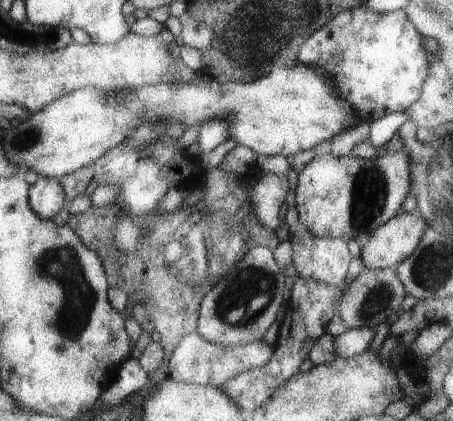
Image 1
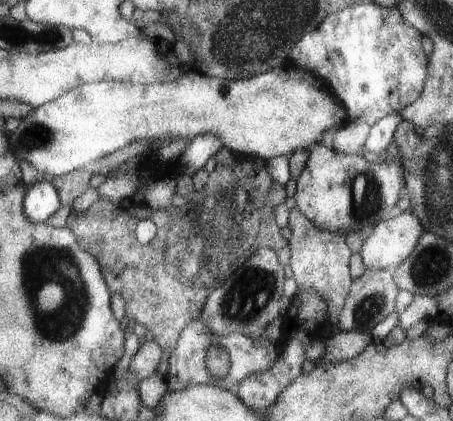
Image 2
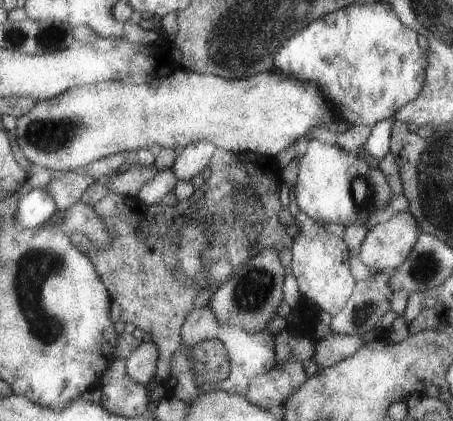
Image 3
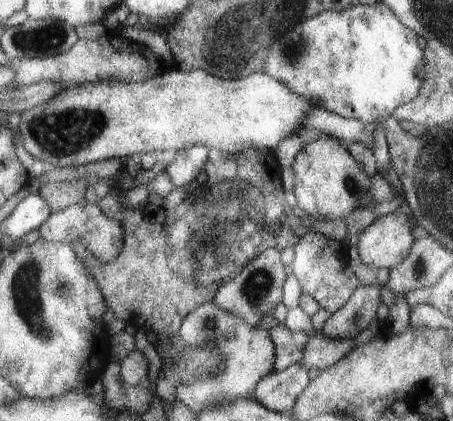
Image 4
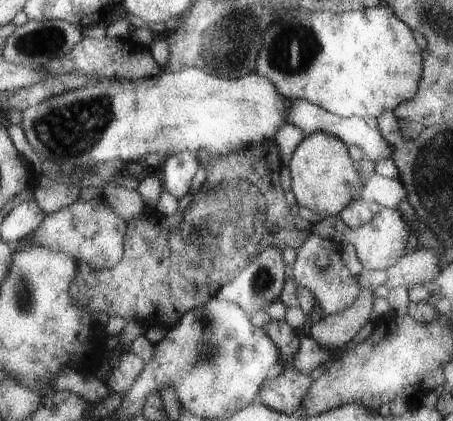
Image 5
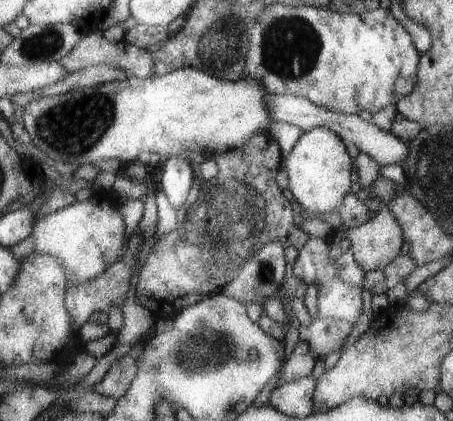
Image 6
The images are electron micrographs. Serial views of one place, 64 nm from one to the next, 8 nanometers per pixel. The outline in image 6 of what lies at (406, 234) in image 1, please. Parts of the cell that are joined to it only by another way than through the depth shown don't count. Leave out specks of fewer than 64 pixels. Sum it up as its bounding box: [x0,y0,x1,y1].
[348,206,402,272]

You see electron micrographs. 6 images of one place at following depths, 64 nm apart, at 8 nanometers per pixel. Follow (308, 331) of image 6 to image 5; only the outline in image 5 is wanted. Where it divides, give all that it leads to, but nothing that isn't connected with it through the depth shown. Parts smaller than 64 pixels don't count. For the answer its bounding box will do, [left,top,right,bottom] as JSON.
[309,289,374,350]

